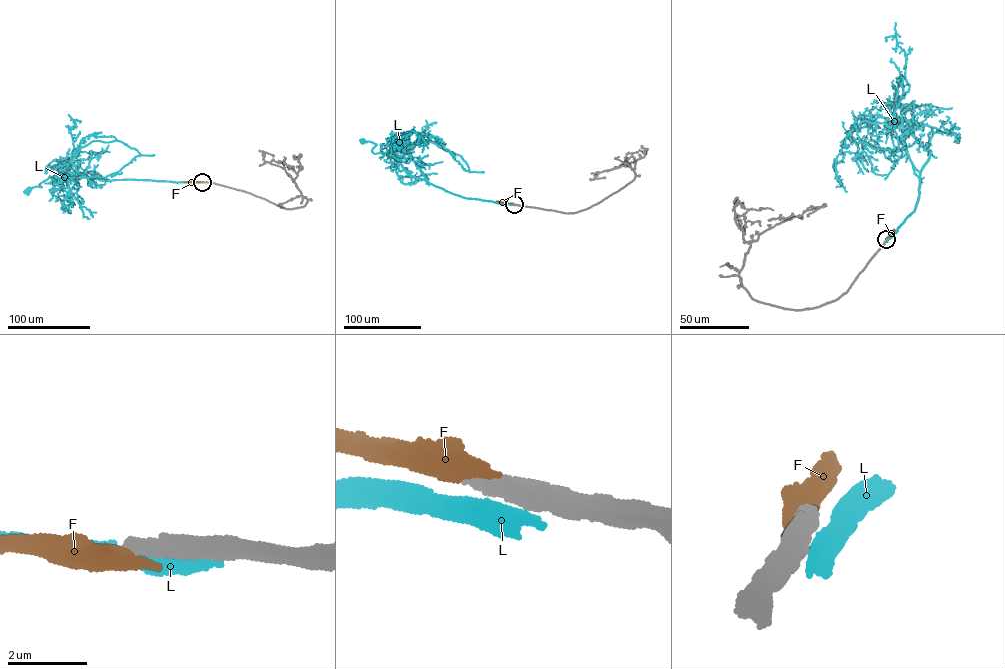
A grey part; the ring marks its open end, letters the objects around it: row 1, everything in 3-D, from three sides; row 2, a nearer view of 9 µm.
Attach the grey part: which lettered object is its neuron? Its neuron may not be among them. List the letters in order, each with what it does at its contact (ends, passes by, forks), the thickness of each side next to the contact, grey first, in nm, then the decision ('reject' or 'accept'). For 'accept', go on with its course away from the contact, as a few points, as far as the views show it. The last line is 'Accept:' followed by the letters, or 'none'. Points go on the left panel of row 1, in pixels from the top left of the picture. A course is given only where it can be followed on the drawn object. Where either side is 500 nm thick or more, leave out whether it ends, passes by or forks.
F: 480 nm thick on the grey side, 600 nm on the other; reject
L: 480 nm thick on the grey side, 650 nm on the other; reject
Accept: none

